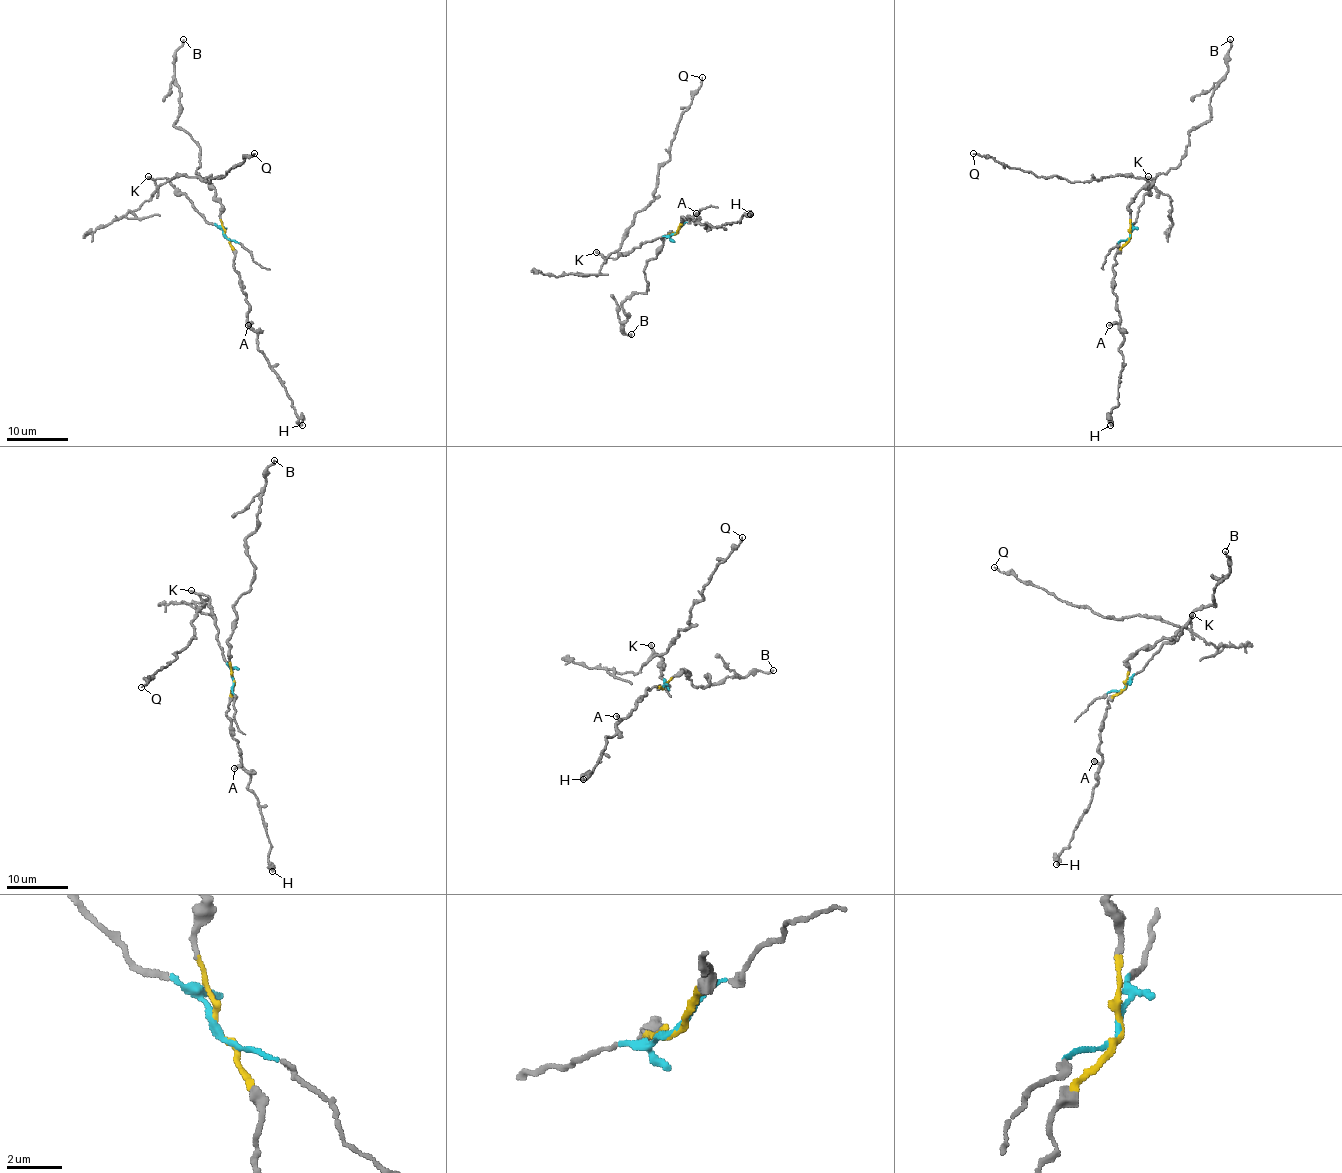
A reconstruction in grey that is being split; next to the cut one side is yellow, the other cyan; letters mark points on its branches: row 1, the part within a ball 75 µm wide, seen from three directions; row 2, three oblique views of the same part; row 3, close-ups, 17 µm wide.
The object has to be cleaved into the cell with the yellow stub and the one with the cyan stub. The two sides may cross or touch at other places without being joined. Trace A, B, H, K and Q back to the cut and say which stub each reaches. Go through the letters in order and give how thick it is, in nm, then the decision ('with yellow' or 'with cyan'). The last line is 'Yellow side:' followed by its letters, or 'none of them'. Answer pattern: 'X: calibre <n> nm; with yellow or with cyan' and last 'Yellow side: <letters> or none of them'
A: calibre 260 nm; with yellow
B: calibre 160 nm; with yellow
H: calibre 220 nm; with yellow
K: calibre 180 nm; with cyan
Q: calibre 150 nm; with cyan
Yellow side: A, B, H

